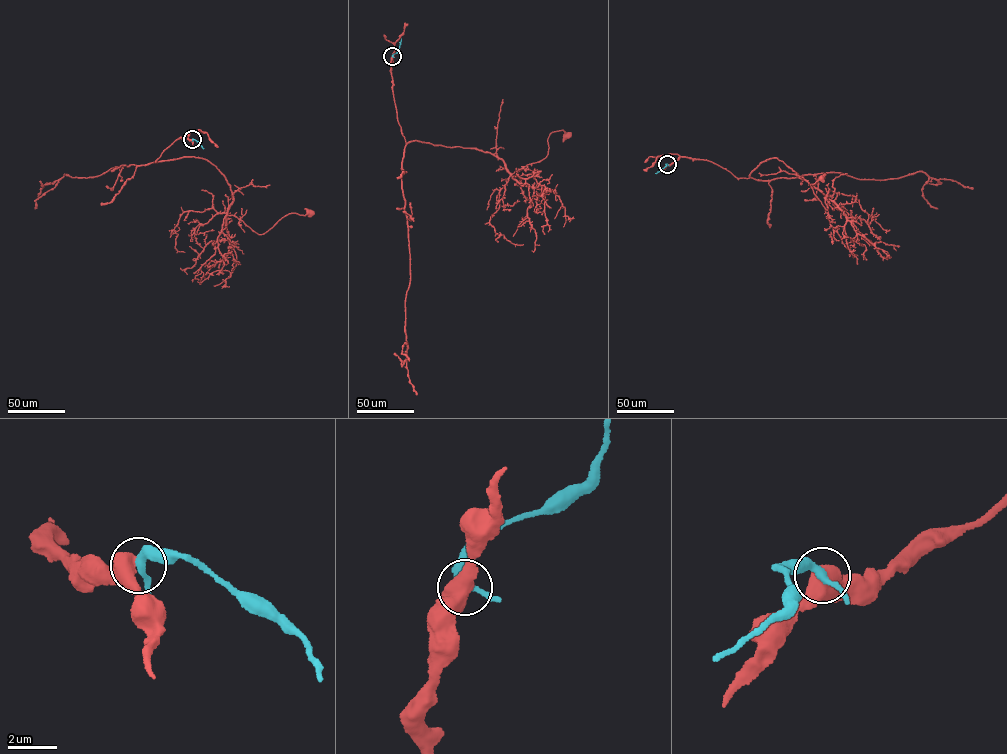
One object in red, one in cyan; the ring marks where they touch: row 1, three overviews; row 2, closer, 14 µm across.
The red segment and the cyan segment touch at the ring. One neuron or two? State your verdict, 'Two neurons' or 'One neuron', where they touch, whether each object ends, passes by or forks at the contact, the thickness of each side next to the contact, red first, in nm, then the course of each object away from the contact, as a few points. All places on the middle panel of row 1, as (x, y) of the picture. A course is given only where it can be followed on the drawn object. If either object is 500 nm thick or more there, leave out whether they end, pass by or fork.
Two neurons. Place: (392, 56). Thickness 550 nm (red) against 280 nm. Course of red: (392, 57), (406, 143), (475, 148), (513, 173), (545, 157), (550, 134), (568, 135). Course of cyan: (392, 56), (398, 50), (401, 38)

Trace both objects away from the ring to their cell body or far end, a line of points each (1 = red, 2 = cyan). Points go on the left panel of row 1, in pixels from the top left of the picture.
1: (192, 139), (175, 140), (155, 163), (209, 160), (229, 185), (227, 214), (259, 234), (290, 213), (310, 213)
2: (192, 139), (204, 148)

